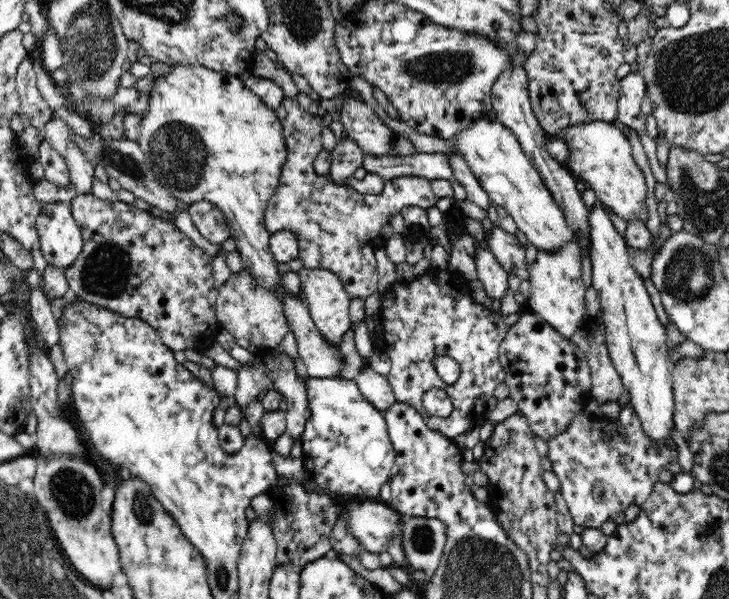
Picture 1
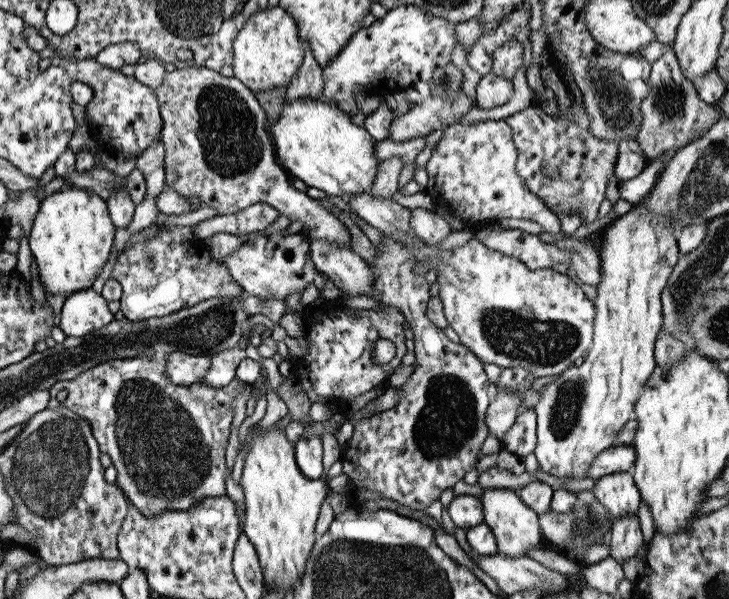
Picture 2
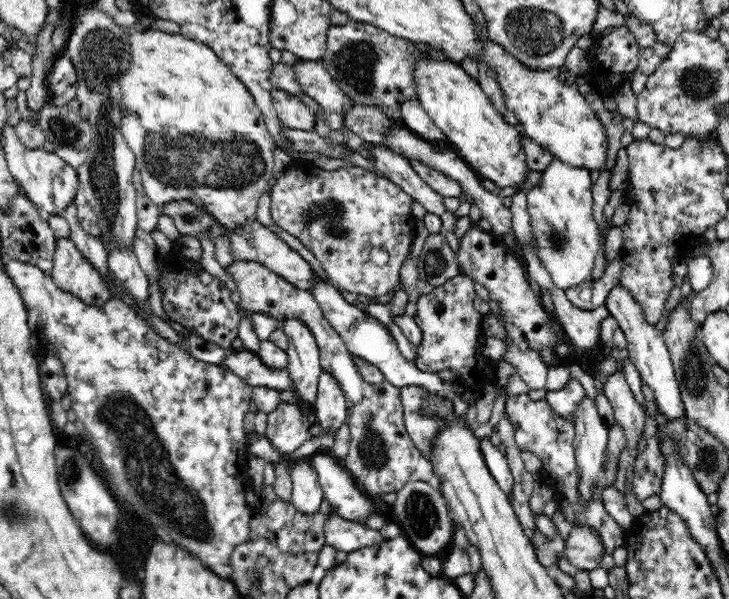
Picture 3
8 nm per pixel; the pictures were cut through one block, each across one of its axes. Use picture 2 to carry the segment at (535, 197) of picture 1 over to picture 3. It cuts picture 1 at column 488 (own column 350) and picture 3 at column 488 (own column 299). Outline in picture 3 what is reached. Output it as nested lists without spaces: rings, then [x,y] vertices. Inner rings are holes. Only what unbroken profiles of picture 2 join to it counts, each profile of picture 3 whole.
[[[420,60],[418,63],[414,74],[418,100],[432,122],[445,134],[446,142],[481,179],[490,180],[499,189],[514,188],[516,193],[527,194],[528,189],[522,184],[526,182],[531,170],[524,153],[524,134],[504,120],[476,80],[468,76],[460,66],[446,60]]]

